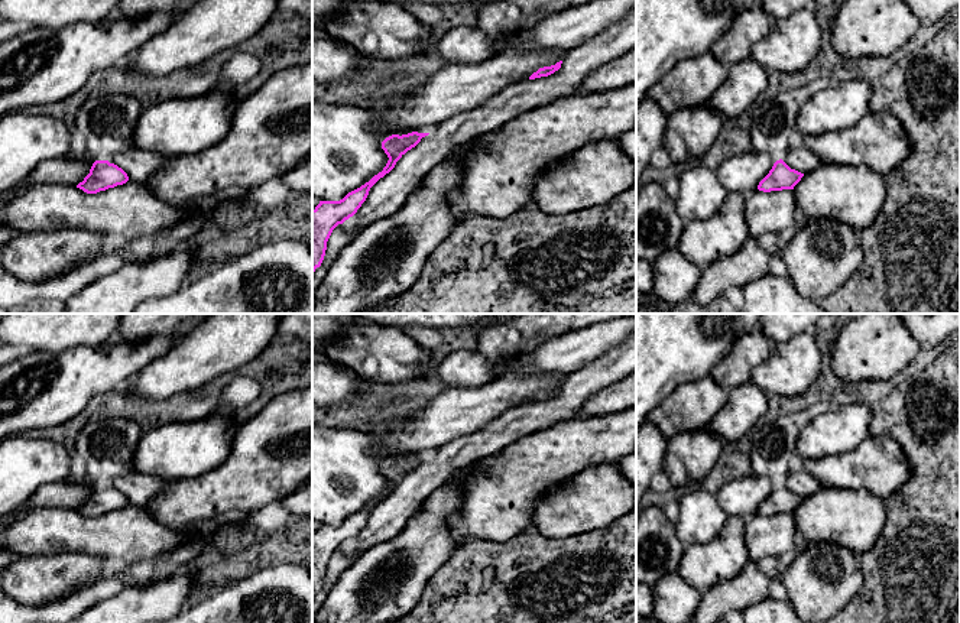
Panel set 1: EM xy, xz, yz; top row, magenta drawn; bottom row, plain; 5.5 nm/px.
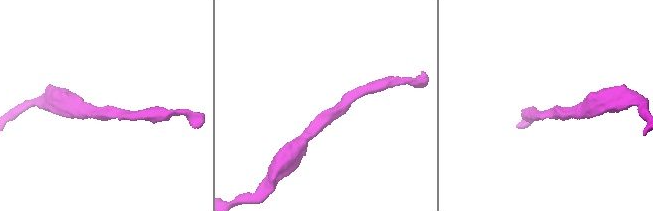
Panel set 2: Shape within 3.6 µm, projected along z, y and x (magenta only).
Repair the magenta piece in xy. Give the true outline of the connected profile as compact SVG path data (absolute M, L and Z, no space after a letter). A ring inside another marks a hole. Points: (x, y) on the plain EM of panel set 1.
M116 416L93 419L81 429L75 451L85 461L87 480L94 487L77 512L97 517L129 504L127 497L108 483L133 471L133 455L143 434L139 422Z

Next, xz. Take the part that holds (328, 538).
M435 450L422 451L408 458L392 458L382 465L382 473L387 478L389 484L382 496L374 499L369 506L360 512L348 516L340 525L320 525L312 533L312 597L321 590L327 565L333 554L353 541L361 528L366 525L370 512L386 497L389 497L396 486L412 471L415 471L422 461L428 460Z

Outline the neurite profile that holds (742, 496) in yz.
M752 473L729 481L716 493L717 503L729 515L747 519L769 497L775 484L763 476Z

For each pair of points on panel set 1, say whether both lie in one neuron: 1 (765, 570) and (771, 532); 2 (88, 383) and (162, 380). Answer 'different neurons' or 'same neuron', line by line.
1: different neurons
2: different neurons

